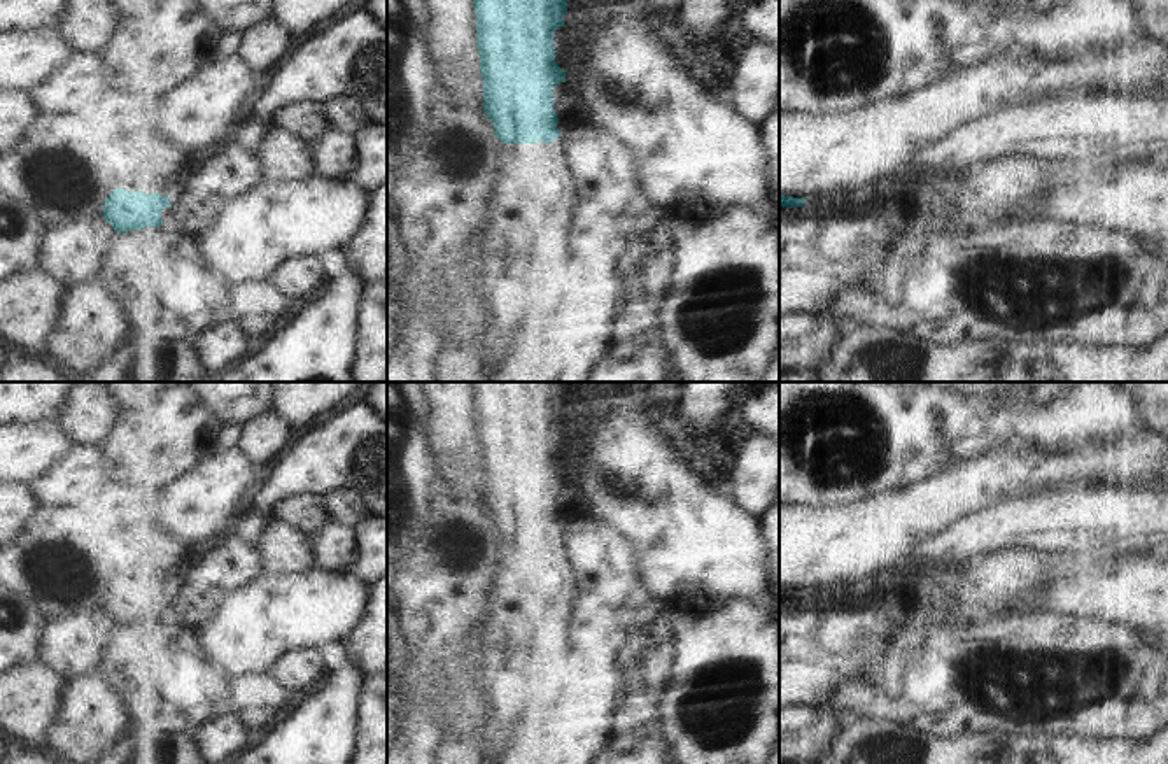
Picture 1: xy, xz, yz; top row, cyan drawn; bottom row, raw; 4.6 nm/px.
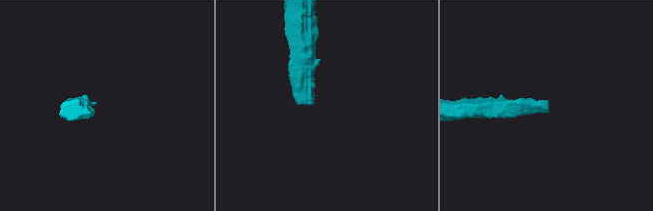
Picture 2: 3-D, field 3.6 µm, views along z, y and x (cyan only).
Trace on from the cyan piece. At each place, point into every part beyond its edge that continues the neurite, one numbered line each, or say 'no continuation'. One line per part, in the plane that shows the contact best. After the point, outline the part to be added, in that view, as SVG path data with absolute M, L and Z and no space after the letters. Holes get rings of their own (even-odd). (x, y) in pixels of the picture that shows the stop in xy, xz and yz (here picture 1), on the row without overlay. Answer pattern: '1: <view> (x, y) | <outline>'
1: xz (540, 558) | M564 527L545 536L508 536L499 552L499 582L560 582L562 569L574 568Z

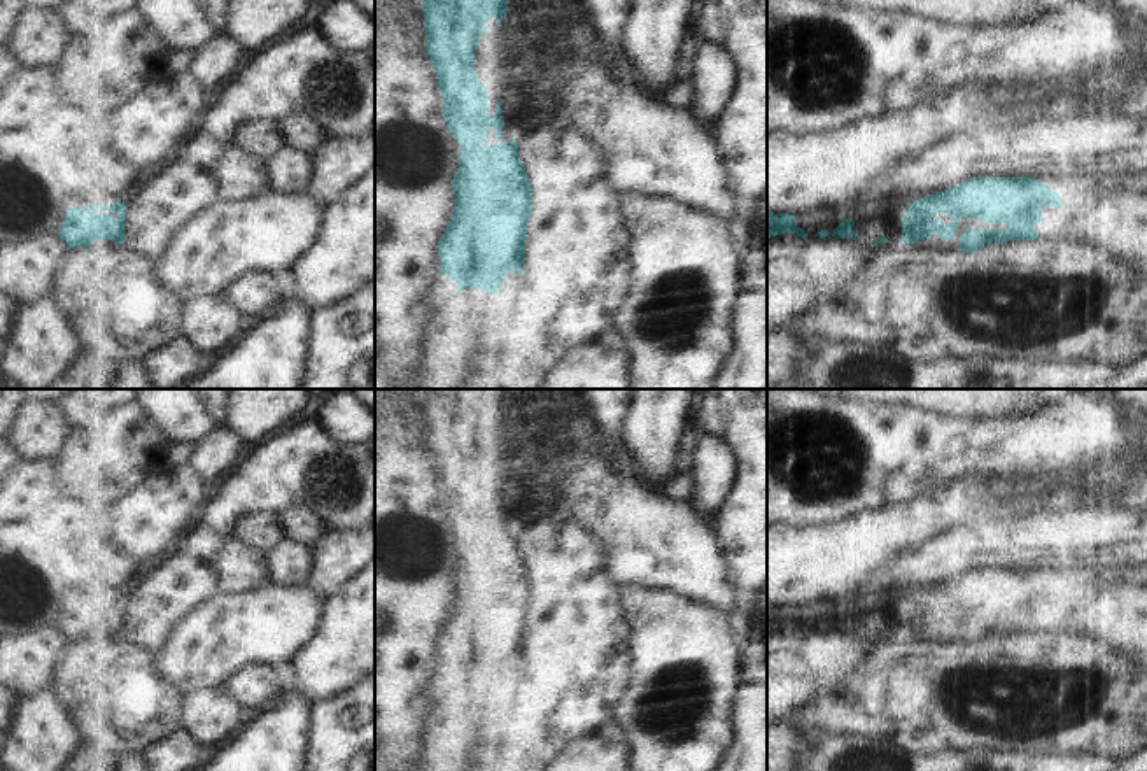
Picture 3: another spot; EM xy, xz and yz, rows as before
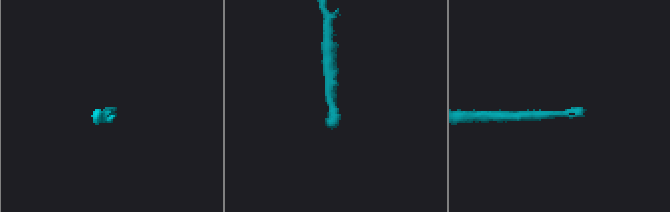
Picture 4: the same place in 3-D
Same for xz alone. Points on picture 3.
no continuation

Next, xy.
no continuation

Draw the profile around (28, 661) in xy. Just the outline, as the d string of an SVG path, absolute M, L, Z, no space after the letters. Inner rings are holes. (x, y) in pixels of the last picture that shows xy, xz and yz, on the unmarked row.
M33 629L0 640L0 685L18 699L49 690L68 638L58 629Z

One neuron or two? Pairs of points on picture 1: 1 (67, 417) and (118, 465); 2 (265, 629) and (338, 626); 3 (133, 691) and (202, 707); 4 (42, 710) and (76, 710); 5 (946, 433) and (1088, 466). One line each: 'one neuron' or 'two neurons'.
1: two neurons
2: one neuron
3: one neuron
4: two neurons
5: two neurons

